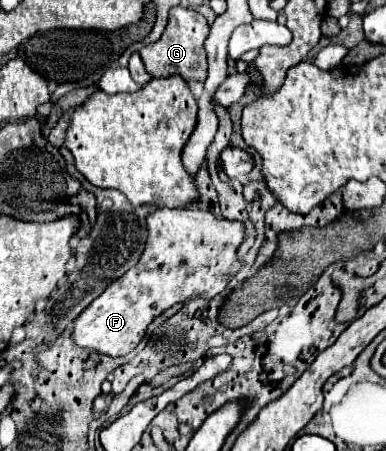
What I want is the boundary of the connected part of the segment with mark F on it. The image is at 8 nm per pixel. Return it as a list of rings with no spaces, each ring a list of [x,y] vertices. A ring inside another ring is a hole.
[[[157,208],[147,216],[147,242],[145,250],[139,258],[139,262],[129,268],[121,278],[111,282],[107,290],[91,302],[89,308],[81,312],[81,316],[75,322],[75,342],[83,348],[91,348],[99,354],[119,358],[127,356],[145,336],[147,326],[161,316],[165,310],[179,302],[187,302],[191,298],[205,298],[211,300],[217,294],[221,294],[231,278],[243,268],[239,260],[239,248],[245,242],[245,226],[239,220],[225,220],[221,216],[215,216],[213,212],[205,210],[193,210],[193,208]]]

